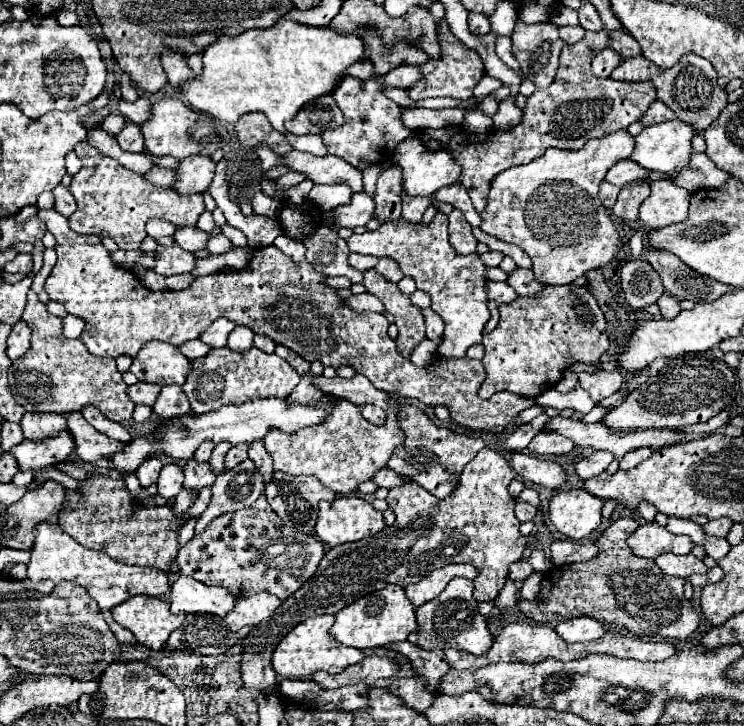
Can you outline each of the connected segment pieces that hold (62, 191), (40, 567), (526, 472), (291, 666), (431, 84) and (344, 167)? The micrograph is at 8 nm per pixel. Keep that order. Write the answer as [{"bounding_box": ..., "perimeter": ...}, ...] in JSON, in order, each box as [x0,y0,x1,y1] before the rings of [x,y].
[{"bounding_box":[53,185,75,217],"perimeter":[[[57,185],[53,189],[53,197],[55,197],[55,205],[53,209],[57,213],[61,213],[63,217],[69,217],[73,211],[75,211],[75,199],[71,195],[71,191],[65,187],[65,185]]]},{"bounding_box":[27,523,169,611],"perimeter":[[[39,523],[39,527],[35,527],[35,543],[31,549],[31,561],[27,563],[27,577],[31,581],[53,579],[55,583],[71,581],[75,585],[81,585],[97,601],[101,611],[113,609],[115,605],[123,603],[133,595],[161,597],[169,589],[169,577],[165,571],[113,561],[109,555],[87,549],[71,539],[57,523]]]},{"bounding_box":[511,453,567,489],"perimeter":[[[513,453],[511,467],[523,481],[531,481],[541,487],[559,489],[567,481],[567,473],[559,463],[537,459],[527,453]]]},{"bounding_box":[273,615,365,679],"perimeter":[[[317,615],[309,617],[297,627],[293,627],[283,641],[277,645],[273,651],[273,669],[277,675],[285,679],[309,679],[317,671],[327,671],[327,673],[341,673],[349,665],[359,663],[365,653],[355,647],[347,647],[335,639],[331,639],[329,629],[333,627],[333,615]]]},{"bounding_box":[407,17,485,101],"perimeter":[[[445,17],[437,23],[437,39],[439,39],[443,55],[439,55],[439,59],[429,57],[425,63],[415,65],[421,73],[421,79],[419,79],[419,83],[415,83],[415,87],[407,89],[407,95],[413,101],[421,101],[421,99],[427,99],[427,97],[451,97],[451,99],[465,101],[465,99],[471,97],[475,85],[485,75],[485,65],[473,49],[469,49],[465,43],[461,43],[461,41],[457,41],[457,37],[453,37]]]},{"bounding_box":[255,147,363,191],"perimeter":[[[257,147],[255,153],[261,159],[263,171],[275,165],[287,165],[293,171],[305,173],[313,183],[325,183],[325,185],[345,183],[353,191],[363,191],[361,171],[353,169],[349,163],[343,163],[343,159],[335,159],[335,155],[317,157],[311,153],[303,153],[303,151],[291,151],[289,155],[279,157],[269,147]]]}]

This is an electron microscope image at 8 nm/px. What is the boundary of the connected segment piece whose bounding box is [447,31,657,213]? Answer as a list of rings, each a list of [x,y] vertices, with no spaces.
[[[587,31],[579,43],[565,45],[555,81],[547,89],[537,89],[527,99],[523,119],[511,131],[491,129],[483,135],[475,135],[461,129],[453,135],[447,151],[451,151],[463,167],[459,183],[467,187],[469,197],[479,213],[485,207],[489,183],[497,173],[513,165],[529,163],[531,159],[541,157],[549,147],[581,149],[591,137],[603,137],[619,129],[627,129],[633,121],[639,121],[649,105],[657,99],[653,83],[599,79],[591,73],[592,57],[605,49],[607,43],[605,31]]]

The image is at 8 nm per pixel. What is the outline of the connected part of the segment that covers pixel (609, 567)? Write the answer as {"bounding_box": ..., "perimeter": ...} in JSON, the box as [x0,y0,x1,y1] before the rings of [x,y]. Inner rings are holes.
{"bounding_box":[519,517,701,641],"perimeter":[[[633,517],[613,521],[595,541],[599,555],[583,563],[571,563],[547,571],[537,603],[519,601],[521,613],[541,623],[587,615],[607,627],[627,629],[639,637],[657,637],[667,641],[687,639],[697,629],[701,617],[683,597],[685,579],[663,575],[653,559],[639,559],[629,551],[625,539],[637,527],[639,523]]]}

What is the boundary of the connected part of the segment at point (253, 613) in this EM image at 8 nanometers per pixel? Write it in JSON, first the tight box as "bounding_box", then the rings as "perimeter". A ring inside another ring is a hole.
{"bounding_box":[225,593,281,631],"perimeter":[[[257,593],[251,597],[237,597],[235,607],[227,613],[225,621],[231,631],[239,631],[245,625],[257,625],[263,619],[271,617],[281,601],[271,593]]]}

